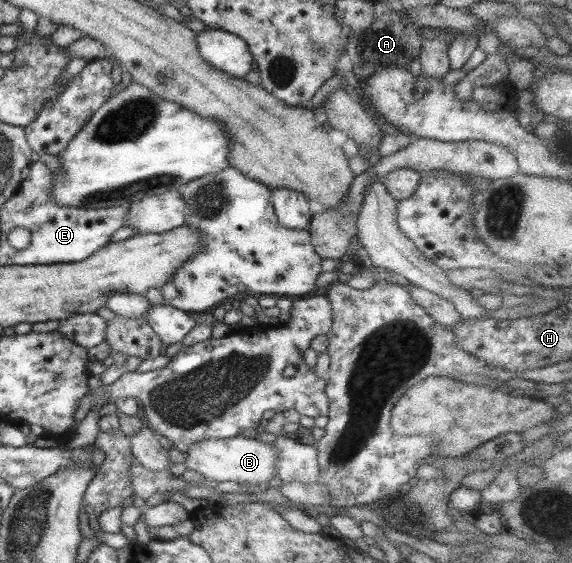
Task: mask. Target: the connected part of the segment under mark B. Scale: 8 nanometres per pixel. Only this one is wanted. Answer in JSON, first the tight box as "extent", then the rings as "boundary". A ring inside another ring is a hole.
{"extent":[184,436,276,485],"boundary":[[[236,436],[227,439],[204,439],[192,443],[184,452],[184,465],[190,471],[196,471],[208,481],[235,481],[241,485],[266,483],[267,479],[276,476],[276,450],[271,444]]]}

